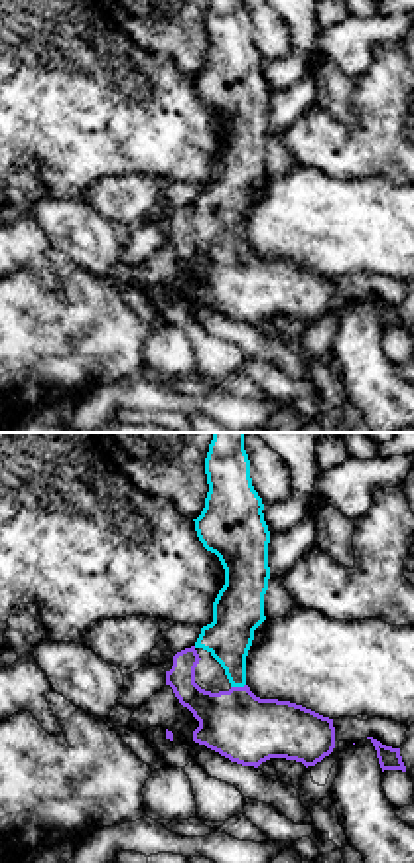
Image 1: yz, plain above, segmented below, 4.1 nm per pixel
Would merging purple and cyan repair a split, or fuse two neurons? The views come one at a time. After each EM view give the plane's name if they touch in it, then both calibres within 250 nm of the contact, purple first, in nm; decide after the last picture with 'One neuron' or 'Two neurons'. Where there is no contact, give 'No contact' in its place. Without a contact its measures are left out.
Touches purple in yz. Thickness 280 nm (purple) against 190 nm

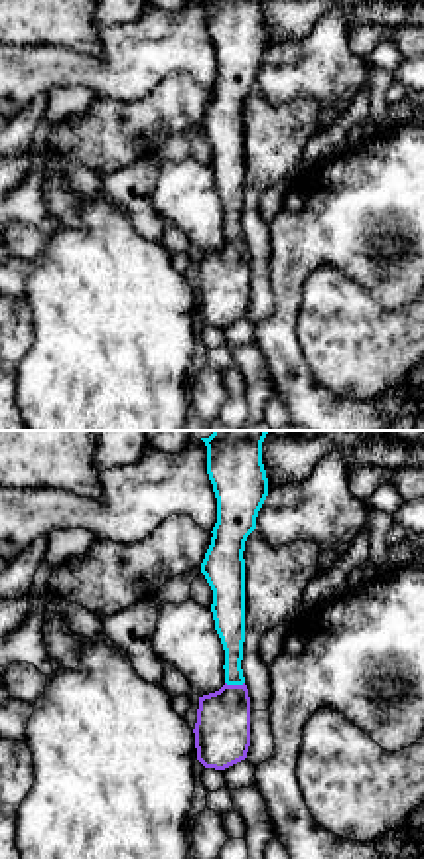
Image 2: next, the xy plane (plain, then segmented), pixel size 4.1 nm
Touches purple in xy. Thickness 220 nm (purple) against 120 nm

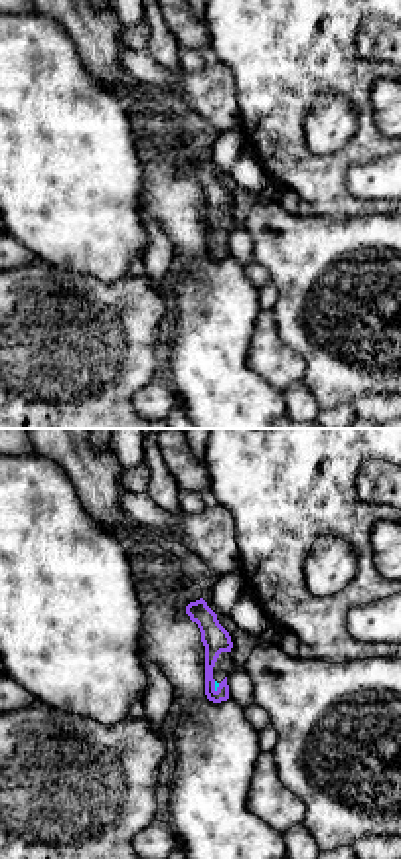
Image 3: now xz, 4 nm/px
Touches purple in xz. Thickness 110 nm (purple) against 20 nm

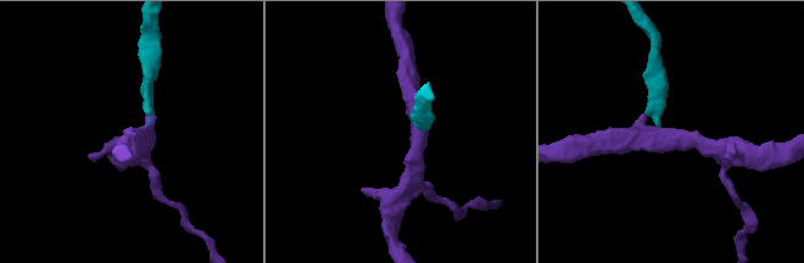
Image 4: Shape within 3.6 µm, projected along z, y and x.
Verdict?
One neuron

